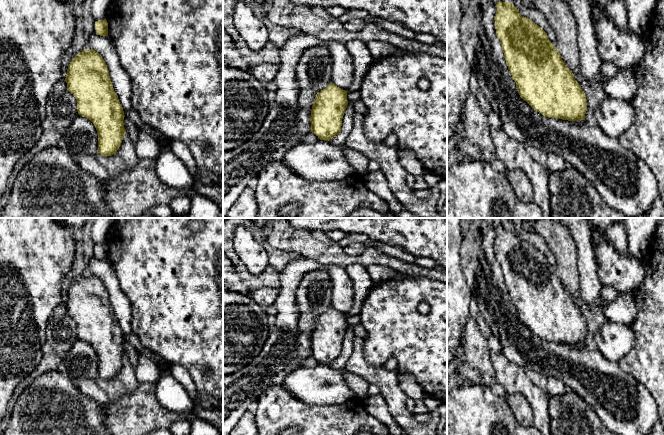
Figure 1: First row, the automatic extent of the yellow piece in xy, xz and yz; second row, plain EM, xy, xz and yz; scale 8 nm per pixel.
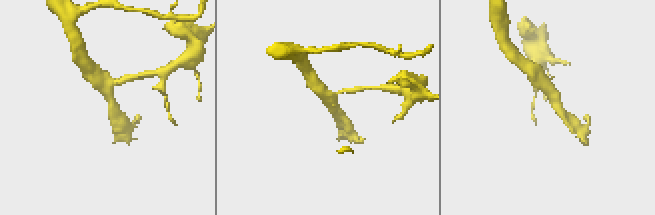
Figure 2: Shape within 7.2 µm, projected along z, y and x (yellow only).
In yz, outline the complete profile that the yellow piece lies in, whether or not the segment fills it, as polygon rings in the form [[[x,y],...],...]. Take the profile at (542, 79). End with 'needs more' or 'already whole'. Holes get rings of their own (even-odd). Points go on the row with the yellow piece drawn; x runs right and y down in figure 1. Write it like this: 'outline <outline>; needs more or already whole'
outline [[[499,1],[494,16],[496,36],[500,40],[508,70],[520,97],[544,117],[568,121],[585,120],[587,100],[572,71],[547,36],[532,20],[522,17],[510,2]]]; already whole

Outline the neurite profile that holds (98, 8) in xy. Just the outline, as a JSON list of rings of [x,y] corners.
[[[94,0],[91,5],[91,13],[95,19],[95,22],[98,20],[106,19],[106,14],[113,0]]]

